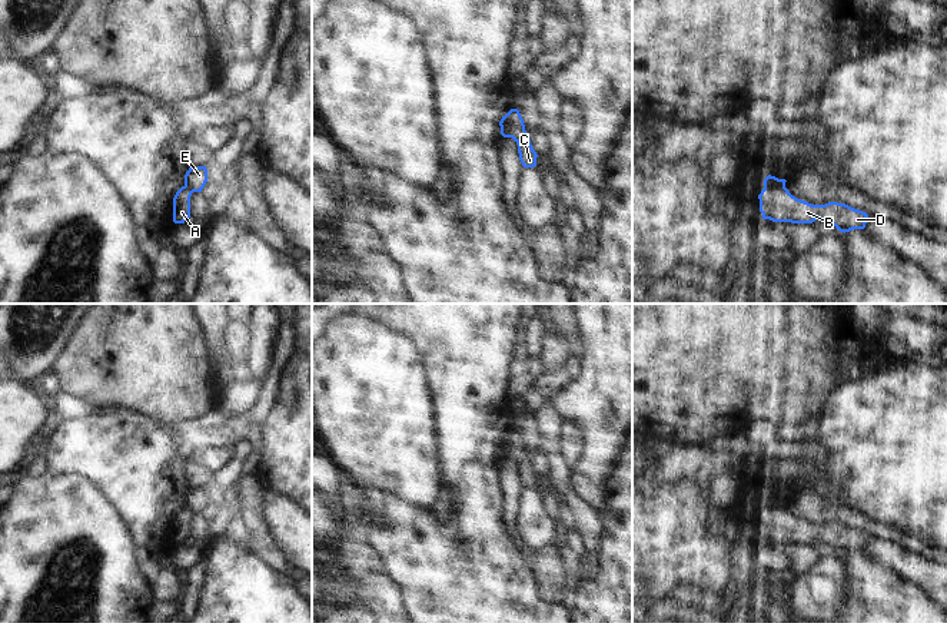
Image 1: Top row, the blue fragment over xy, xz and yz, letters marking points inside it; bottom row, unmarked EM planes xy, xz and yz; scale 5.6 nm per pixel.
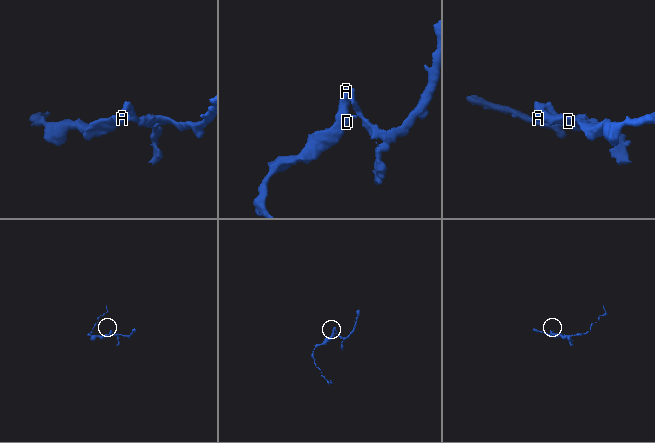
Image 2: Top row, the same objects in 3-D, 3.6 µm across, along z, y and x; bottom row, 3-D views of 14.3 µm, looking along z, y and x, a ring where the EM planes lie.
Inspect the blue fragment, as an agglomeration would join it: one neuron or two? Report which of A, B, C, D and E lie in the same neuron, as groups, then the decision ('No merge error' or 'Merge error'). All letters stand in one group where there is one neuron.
Groups: A B D / C E. Merge error.

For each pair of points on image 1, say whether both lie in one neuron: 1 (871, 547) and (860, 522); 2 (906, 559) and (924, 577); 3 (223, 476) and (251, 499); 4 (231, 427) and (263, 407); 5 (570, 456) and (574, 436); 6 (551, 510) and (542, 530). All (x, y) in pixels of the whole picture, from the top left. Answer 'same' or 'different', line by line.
1: different
2: same
3: different
4: different
5: same
6: different

